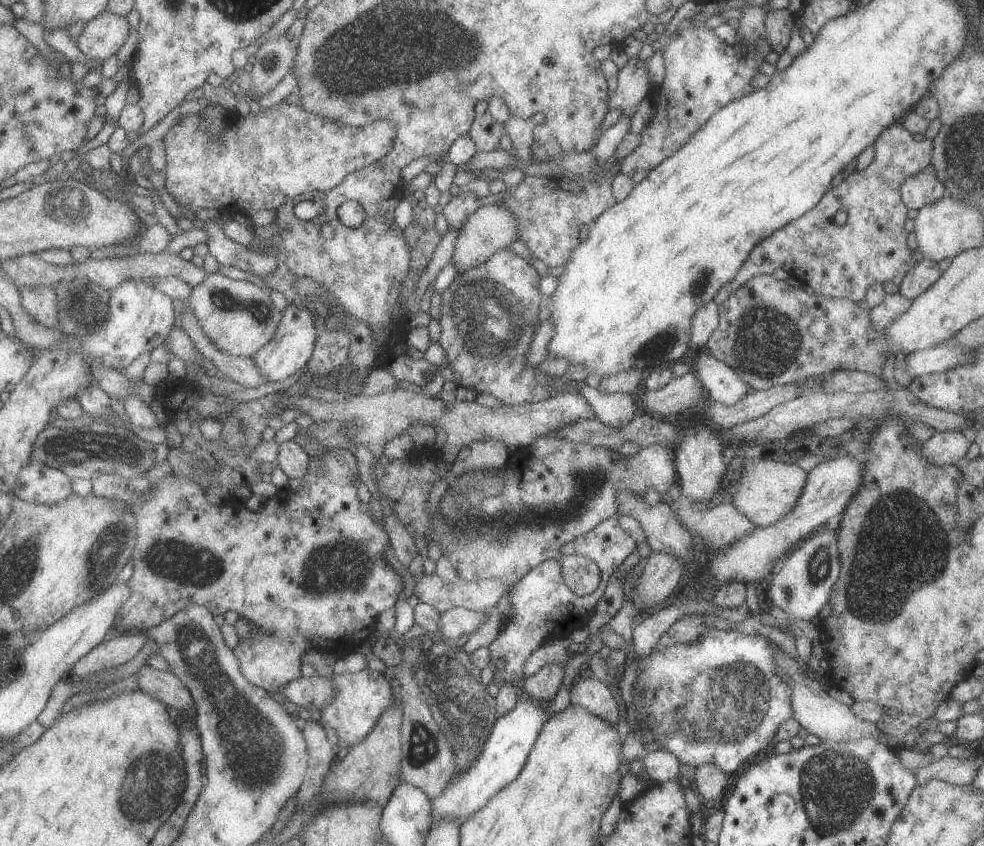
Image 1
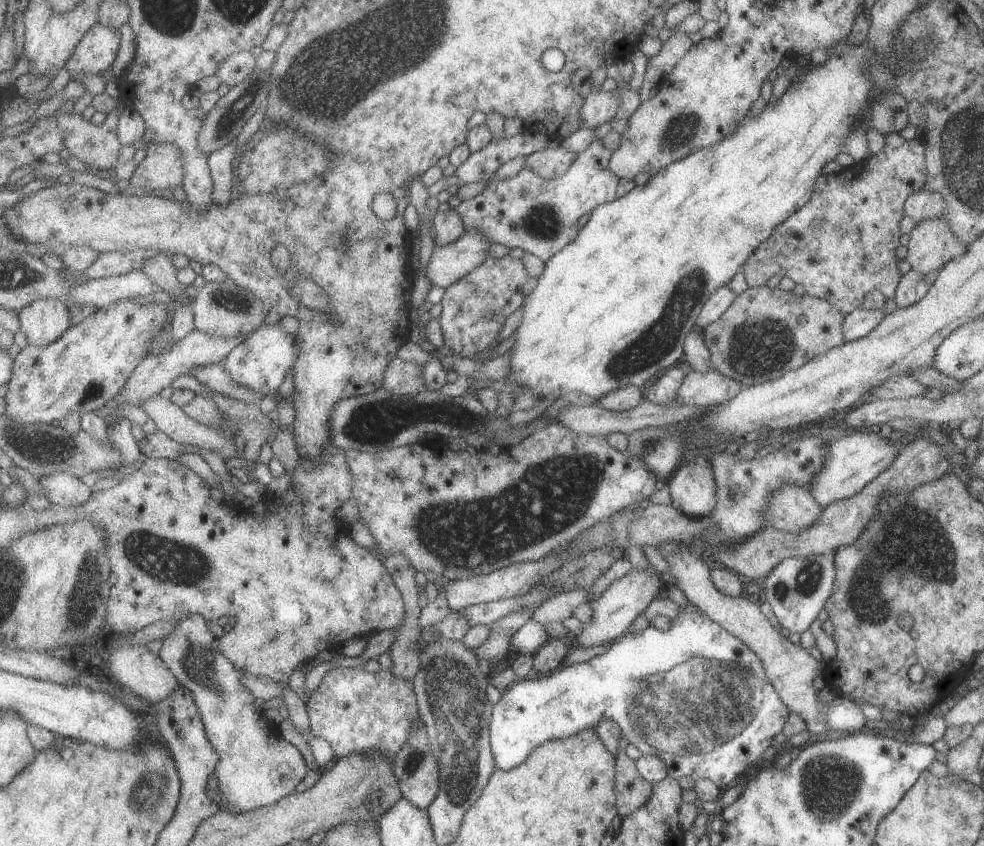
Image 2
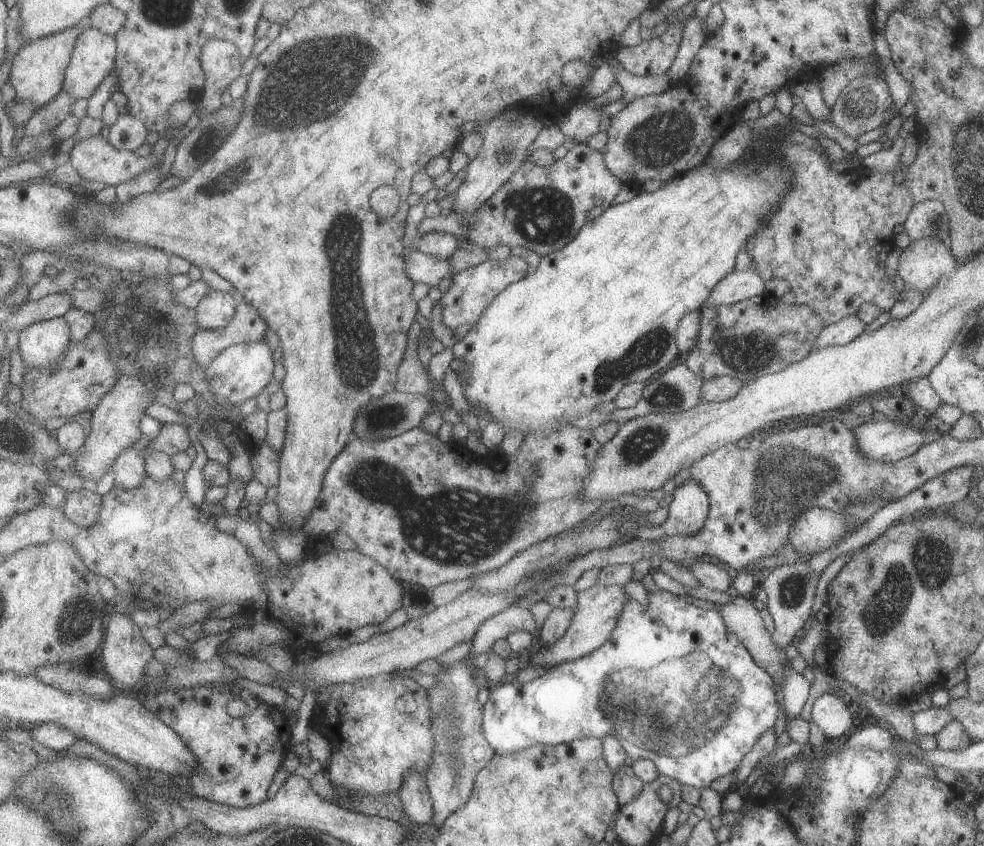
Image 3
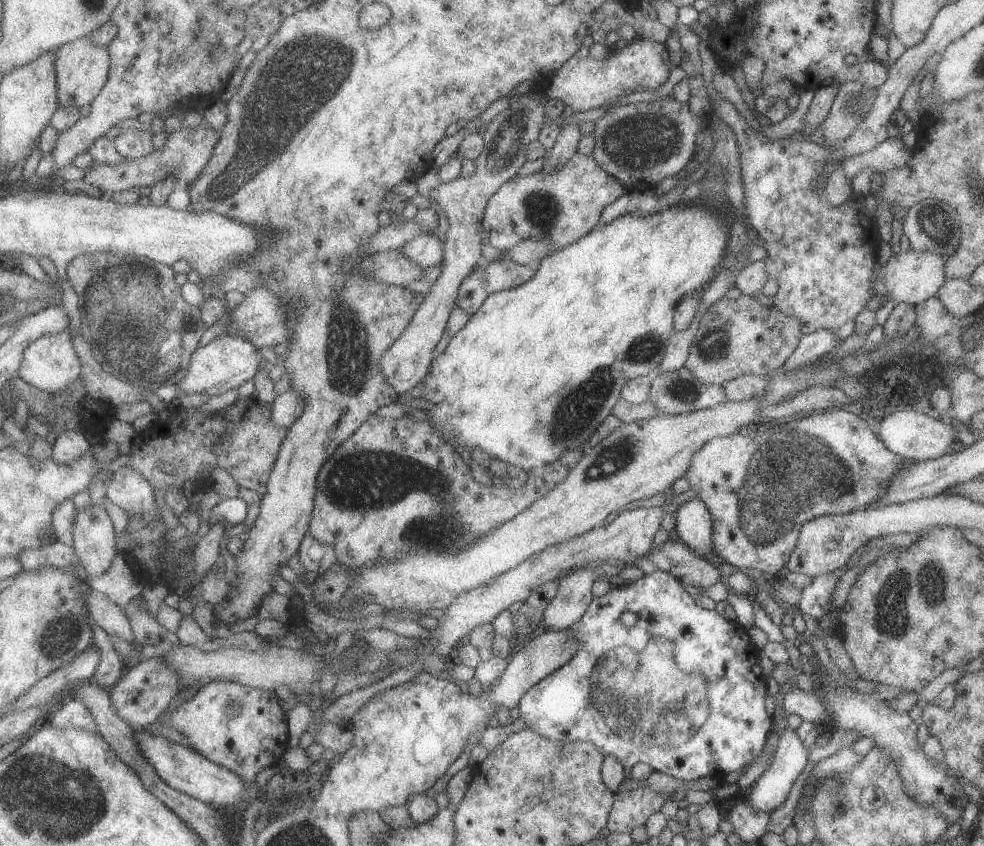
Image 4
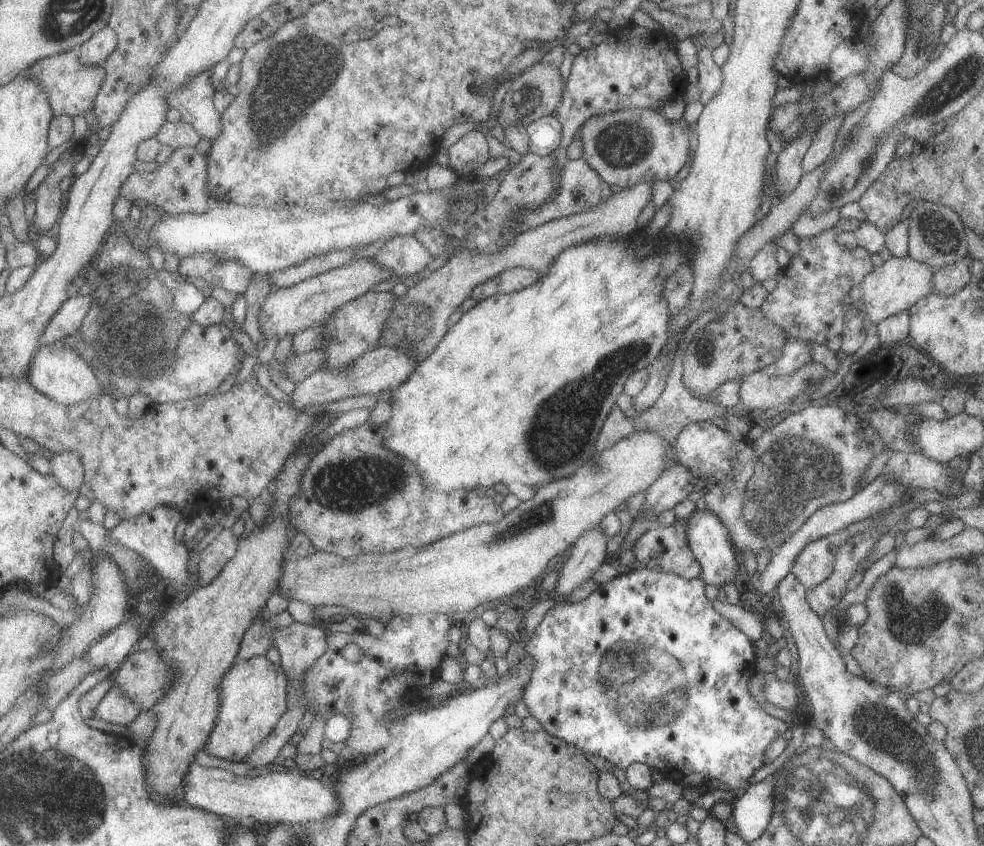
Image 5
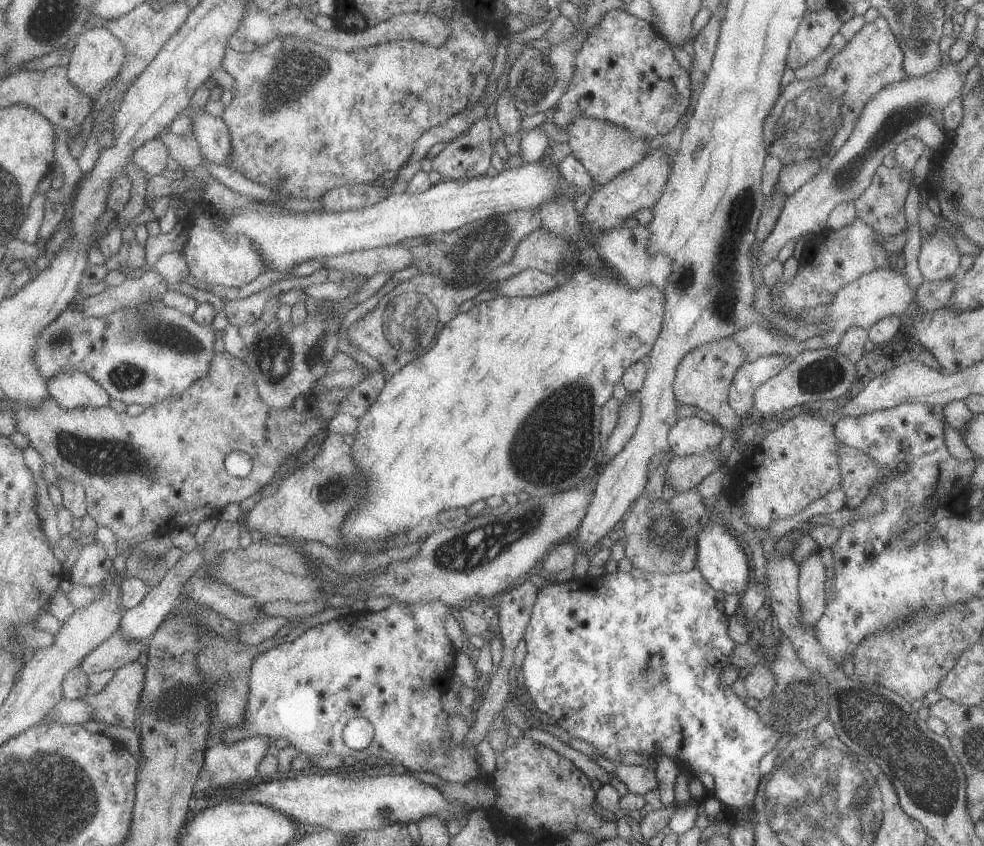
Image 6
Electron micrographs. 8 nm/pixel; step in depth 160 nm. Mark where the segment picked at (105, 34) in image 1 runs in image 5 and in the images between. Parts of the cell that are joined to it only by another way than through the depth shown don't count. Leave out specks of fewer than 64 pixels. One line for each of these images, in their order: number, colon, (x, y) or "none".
2: (98, 50)
3: (95, 55)
4: (84, 67)
5: (73, 87)

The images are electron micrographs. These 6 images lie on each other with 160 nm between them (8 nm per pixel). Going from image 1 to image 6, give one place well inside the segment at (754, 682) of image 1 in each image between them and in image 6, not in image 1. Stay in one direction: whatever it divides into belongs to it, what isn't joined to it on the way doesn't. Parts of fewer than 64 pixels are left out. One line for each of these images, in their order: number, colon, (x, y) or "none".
2: (696, 674)
3: (671, 682)
4: (623, 690)
5: (643, 670)
6: (626, 661)

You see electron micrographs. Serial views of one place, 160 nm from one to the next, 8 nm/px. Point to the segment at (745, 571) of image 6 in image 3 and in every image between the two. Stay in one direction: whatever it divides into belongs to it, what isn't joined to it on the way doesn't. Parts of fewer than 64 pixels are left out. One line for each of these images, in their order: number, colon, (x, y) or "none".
3: (688, 509)
4: (693, 523)
5: (708, 540)

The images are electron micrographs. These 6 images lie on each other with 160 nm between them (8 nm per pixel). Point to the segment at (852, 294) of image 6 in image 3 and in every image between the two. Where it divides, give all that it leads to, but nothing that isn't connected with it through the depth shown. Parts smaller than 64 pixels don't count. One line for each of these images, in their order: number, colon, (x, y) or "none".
3: (920, 265)
4: (910, 276)
5: (899, 282)

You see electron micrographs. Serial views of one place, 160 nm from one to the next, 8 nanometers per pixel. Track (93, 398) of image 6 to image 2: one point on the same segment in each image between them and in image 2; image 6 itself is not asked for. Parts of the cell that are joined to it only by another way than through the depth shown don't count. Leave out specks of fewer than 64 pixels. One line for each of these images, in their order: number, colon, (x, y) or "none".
2: (44, 321)
3: (42, 343)
4: (51, 363)
5: (59, 371)

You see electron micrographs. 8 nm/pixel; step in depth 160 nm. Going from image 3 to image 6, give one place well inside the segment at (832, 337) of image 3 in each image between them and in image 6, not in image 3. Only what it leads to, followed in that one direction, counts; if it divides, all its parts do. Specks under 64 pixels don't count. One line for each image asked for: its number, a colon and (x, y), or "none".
4: (812, 346)
5: (796, 353)
6: (749, 375)

